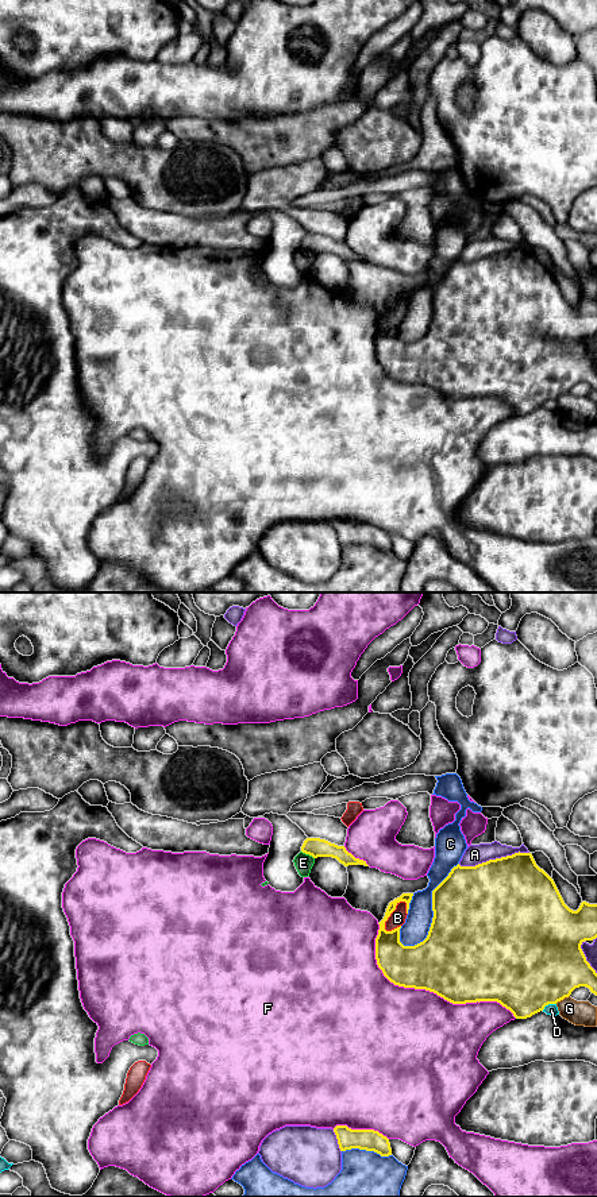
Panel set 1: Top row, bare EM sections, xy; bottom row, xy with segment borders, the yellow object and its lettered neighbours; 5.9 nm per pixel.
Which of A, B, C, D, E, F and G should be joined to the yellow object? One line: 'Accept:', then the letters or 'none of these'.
Accept: none of these

